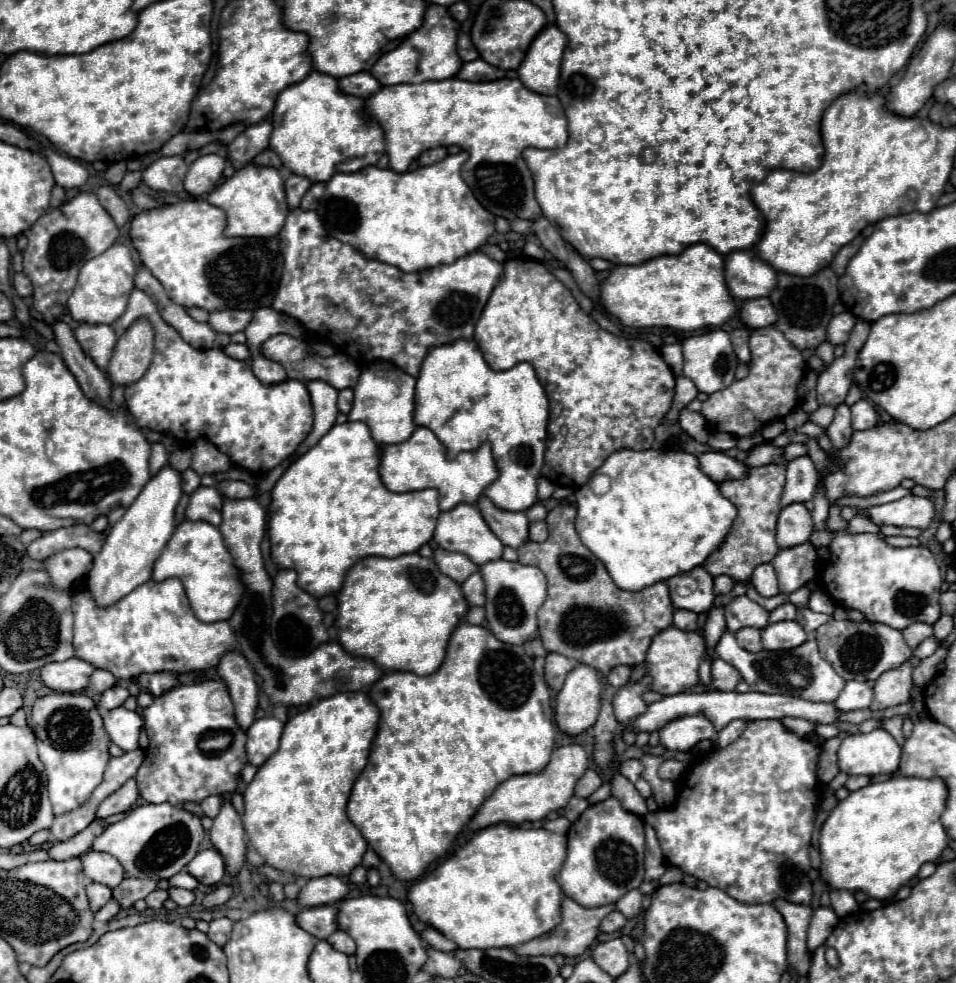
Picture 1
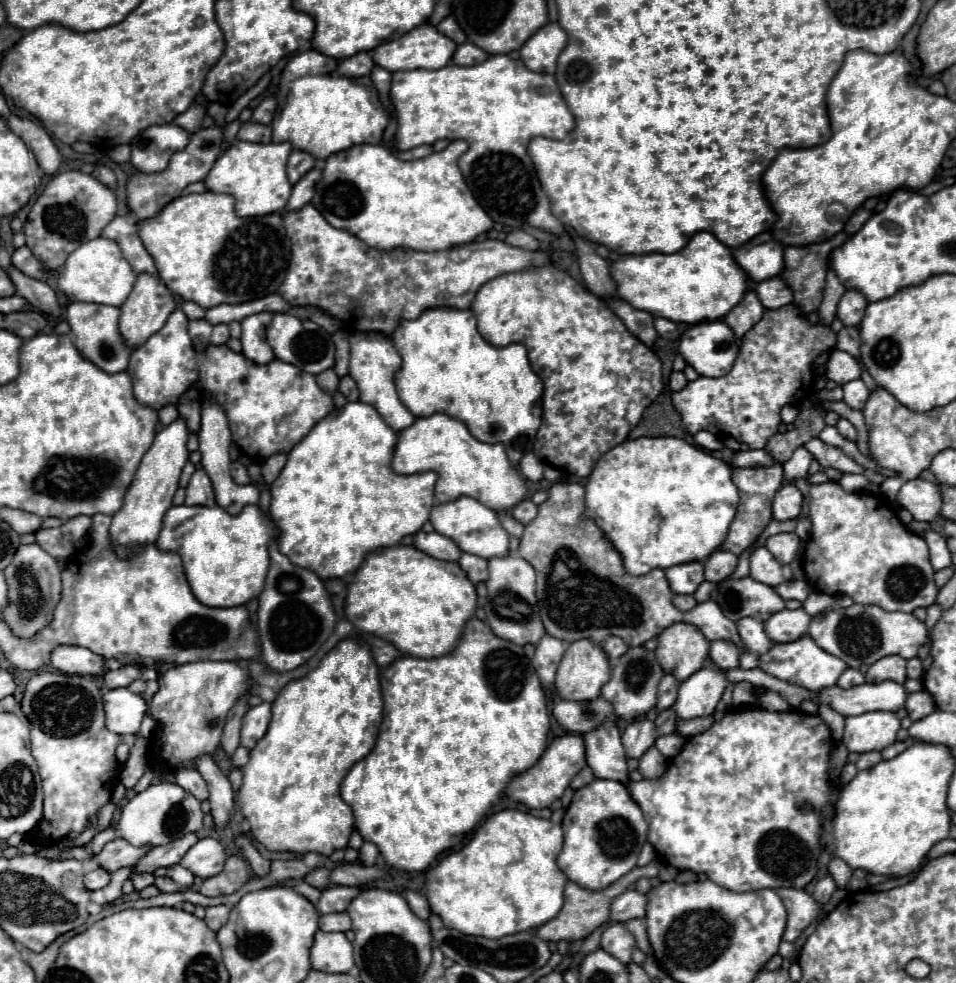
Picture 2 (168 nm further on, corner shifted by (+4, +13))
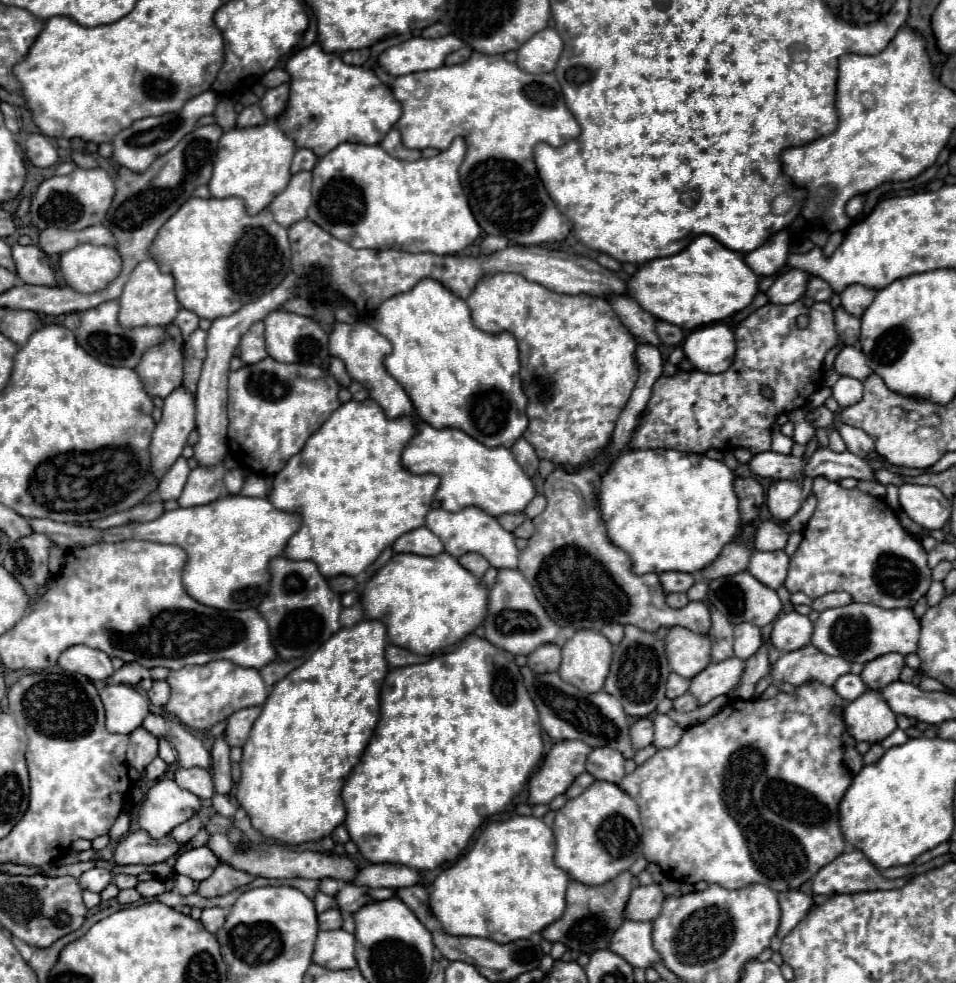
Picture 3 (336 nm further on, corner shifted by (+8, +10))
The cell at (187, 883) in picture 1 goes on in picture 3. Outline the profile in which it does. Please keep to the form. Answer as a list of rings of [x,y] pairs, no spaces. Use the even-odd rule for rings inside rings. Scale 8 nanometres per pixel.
[[[178,873],[170,879],[170,889],[178,891],[180,895],[192,895],[192,893],[196,891],[194,881],[192,881],[190,877],[186,877],[186,875],[178,875]]]

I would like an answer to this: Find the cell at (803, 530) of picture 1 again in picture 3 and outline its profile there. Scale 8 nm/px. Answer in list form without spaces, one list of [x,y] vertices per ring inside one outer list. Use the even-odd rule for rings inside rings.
[[[776,481],[768,489],[766,503],[776,521],[788,521],[802,507],[802,491],[794,481]]]

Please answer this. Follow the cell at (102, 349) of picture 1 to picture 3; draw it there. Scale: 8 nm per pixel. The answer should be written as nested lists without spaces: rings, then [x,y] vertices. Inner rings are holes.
[[[106,301],[94,309],[86,309],[80,313],[80,327],[74,331],[78,345],[90,353],[92,357],[96,357],[98,361],[110,365],[110,367],[136,367],[136,363],[140,361],[142,353],[152,347],[158,345],[166,339],[164,335],[164,327],[158,329],[150,329],[150,327],[142,327],[142,329],[122,329],[118,325],[118,301]]]

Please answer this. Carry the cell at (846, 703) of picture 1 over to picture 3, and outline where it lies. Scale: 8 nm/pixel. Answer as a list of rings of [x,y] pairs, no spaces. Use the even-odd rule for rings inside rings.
[[[848,673],[848,675],[842,675],[842,677],[834,683],[834,691],[836,691],[846,703],[850,703],[850,701],[854,701],[856,697],[860,697],[860,695],[866,691],[866,685],[862,683],[862,679],[860,679],[858,675]]]

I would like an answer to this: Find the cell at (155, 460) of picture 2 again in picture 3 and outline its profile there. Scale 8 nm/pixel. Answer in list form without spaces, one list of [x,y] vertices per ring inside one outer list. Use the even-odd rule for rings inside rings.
[[[178,387],[164,399],[162,419],[150,441],[150,473],[160,481],[182,455],[186,439],[194,429],[194,395]]]

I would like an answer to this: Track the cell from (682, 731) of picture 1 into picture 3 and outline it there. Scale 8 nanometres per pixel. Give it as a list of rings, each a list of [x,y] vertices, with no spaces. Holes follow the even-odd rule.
[[[732,657],[730,661],[720,661],[708,665],[704,671],[700,671],[694,679],[690,679],[690,693],[696,697],[698,705],[706,705],[718,695],[730,693],[742,675],[744,661],[738,661],[738,657]]]

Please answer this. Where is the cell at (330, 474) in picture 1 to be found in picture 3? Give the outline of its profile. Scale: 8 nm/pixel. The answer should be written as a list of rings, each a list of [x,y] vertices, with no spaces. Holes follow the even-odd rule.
[[[372,399],[340,405],[330,419],[310,435],[304,449],[274,475],[268,501],[280,511],[302,515],[302,527],[286,543],[284,555],[292,561],[314,561],[320,573],[328,579],[338,575],[356,577],[366,571],[398,537],[422,527],[440,479],[436,475],[412,475],[402,467],[400,453],[414,433],[416,429],[412,419],[388,419]]]

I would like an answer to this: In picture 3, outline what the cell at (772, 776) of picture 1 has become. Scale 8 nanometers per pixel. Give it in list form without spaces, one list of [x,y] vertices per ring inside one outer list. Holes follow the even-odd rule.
[[[816,681],[798,687],[796,695],[778,693],[776,697],[766,701],[734,699],[708,721],[688,727],[682,735],[682,741],[674,749],[660,749],[652,759],[636,767],[634,773],[626,775],[618,787],[624,789],[630,797],[634,797],[634,801],[642,809],[642,825],[644,825],[642,845],[644,845],[646,861],[660,865],[660,869],[668,879],[678,879],[684,883],[698,883],[698,881],[718,883],[726,889],[742,889],[752,883],[762,883],[774,891],[794,891],[794,889],[800,889],[800,885],[806,883],[808,879],[814,879],[814,873],[818,873],[822,865],[828,865],[830,861],[834,861],[834,857],[842,855],[846,849],[844,837],[838,827],[838,803],[846,793],[848,785],[852,783],[852,775],[848,767],[842,763],[844,721],[842,717],[832,713],[834,705],[844,705],[844,701],[834,693],[832,687],[826,687]]]

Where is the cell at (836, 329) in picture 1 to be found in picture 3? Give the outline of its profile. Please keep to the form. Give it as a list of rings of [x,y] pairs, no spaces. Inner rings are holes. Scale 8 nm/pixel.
[[[850,285],[848,289],[844,289],[840,293],[840,305],[846,313],[854,315],[854,317],[862,317],[862,313],[866,311],[866,307],[874,301],[874,295],[876,291],[872,289],[866,289],[862,285]]]

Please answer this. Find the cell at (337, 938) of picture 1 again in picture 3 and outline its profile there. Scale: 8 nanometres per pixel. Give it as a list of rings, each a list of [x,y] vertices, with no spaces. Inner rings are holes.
[[[328,909],[318,915],[320,929],[340,929],[342,923],[344,923],[344,917],[342,917],[340,909]]]

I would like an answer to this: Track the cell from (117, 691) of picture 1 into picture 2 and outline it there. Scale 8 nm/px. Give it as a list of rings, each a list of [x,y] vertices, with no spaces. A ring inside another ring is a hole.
[[[128,664],[128,666],[122,666],[118,670],[108,670],[104,674],[104,684],[108,688],[120,688],[120,686],[128,686],[130,682],[134,682],[138,678],[140,678],[140,666]]]

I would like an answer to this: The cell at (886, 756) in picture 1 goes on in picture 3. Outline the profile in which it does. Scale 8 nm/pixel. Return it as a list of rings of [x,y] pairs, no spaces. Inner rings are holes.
[[[866,691],[844,707],[844,723],[858,743],[880,743],[896,729],[896,715],[876,691]]]

